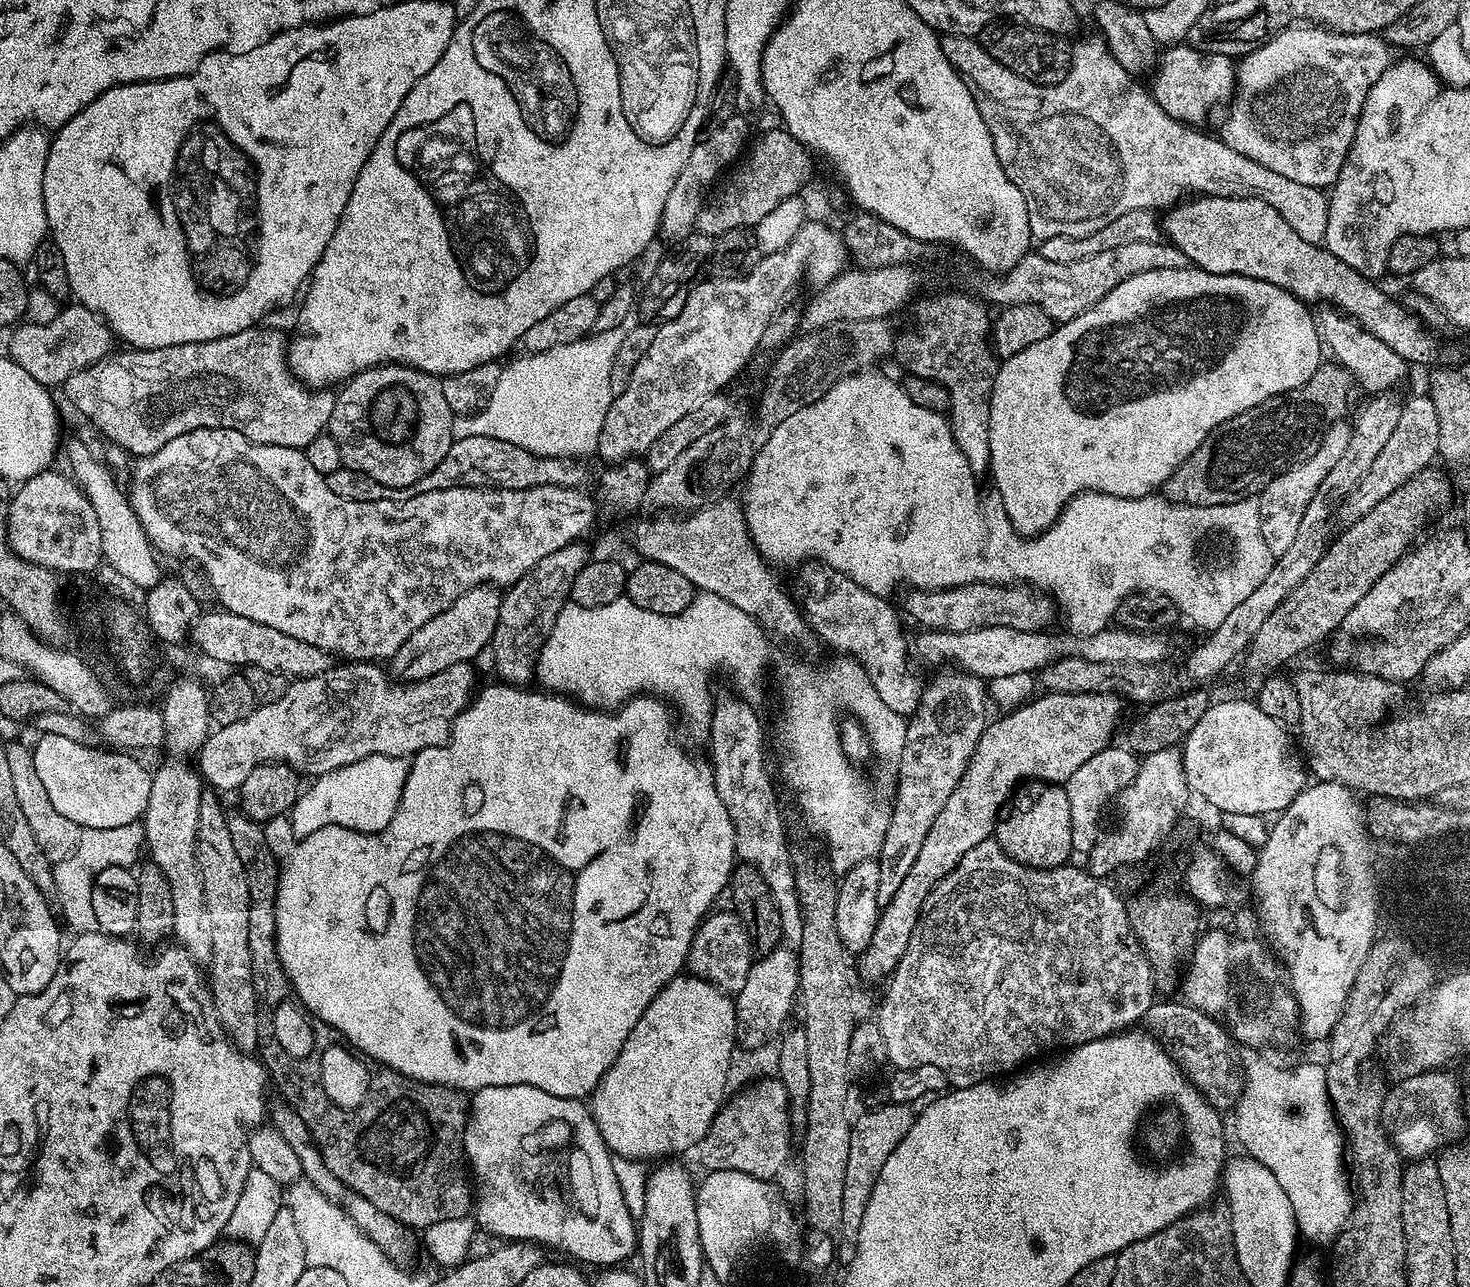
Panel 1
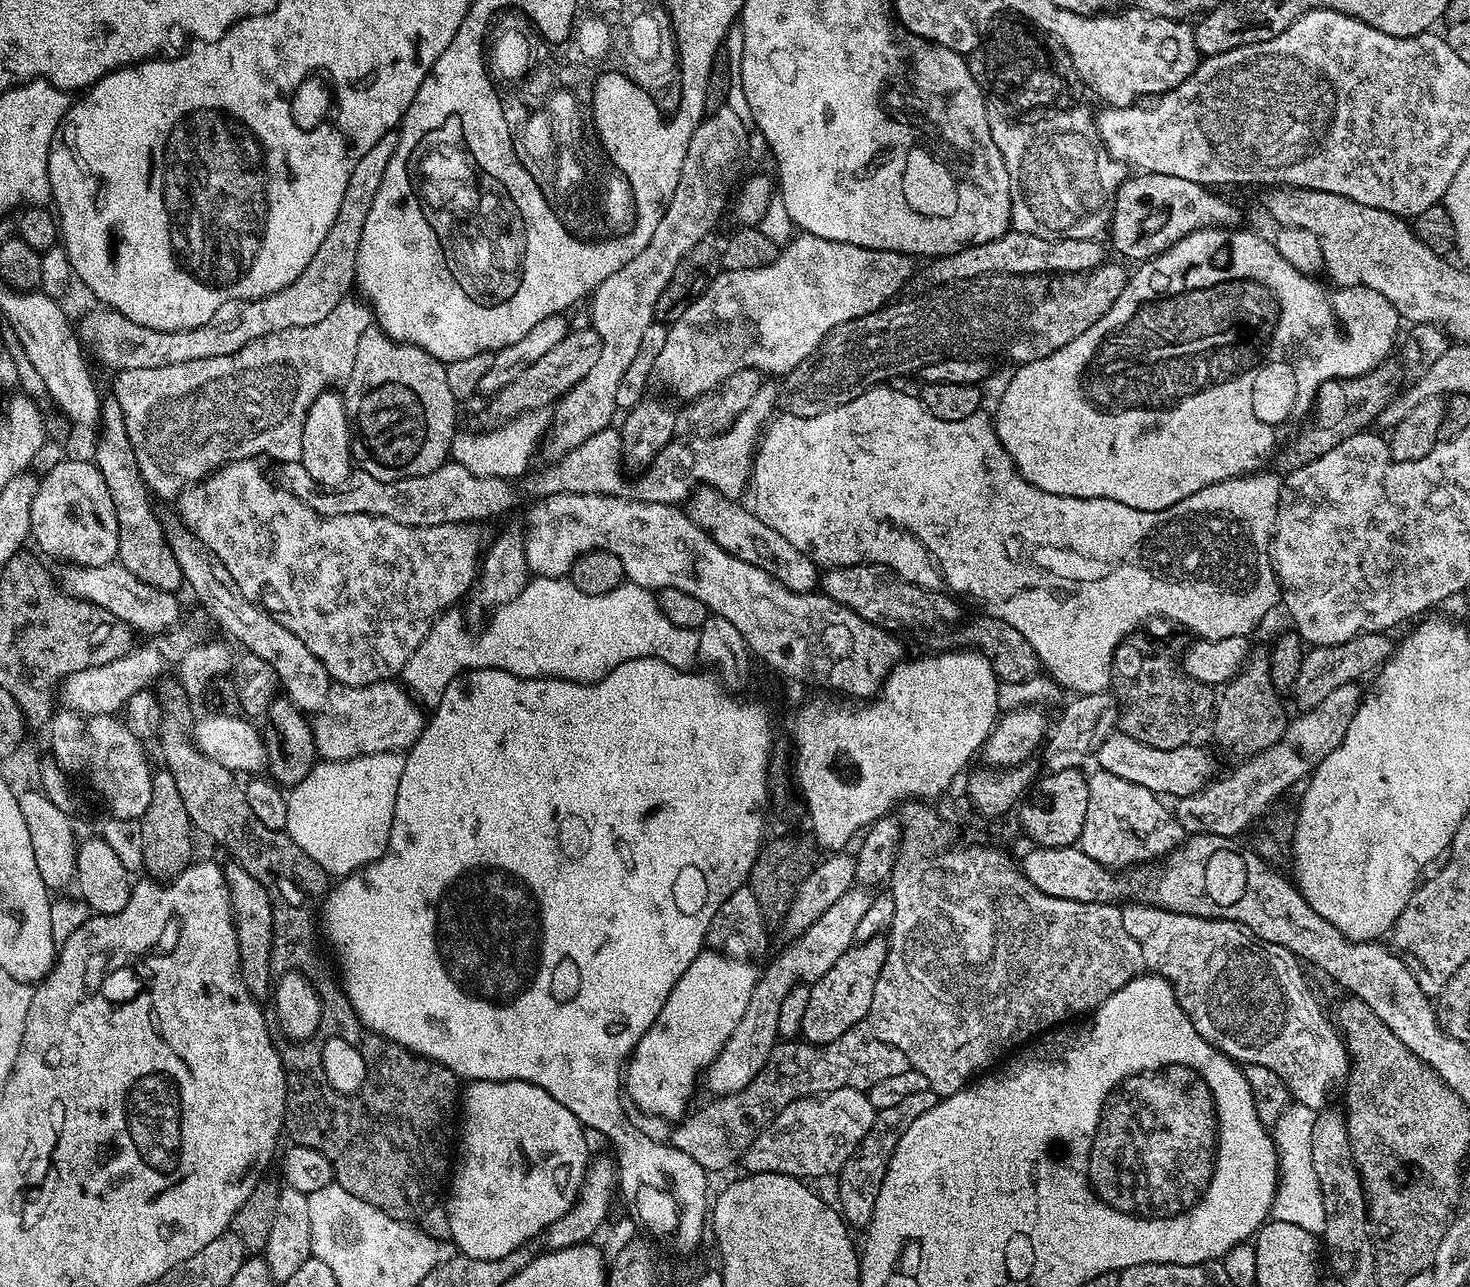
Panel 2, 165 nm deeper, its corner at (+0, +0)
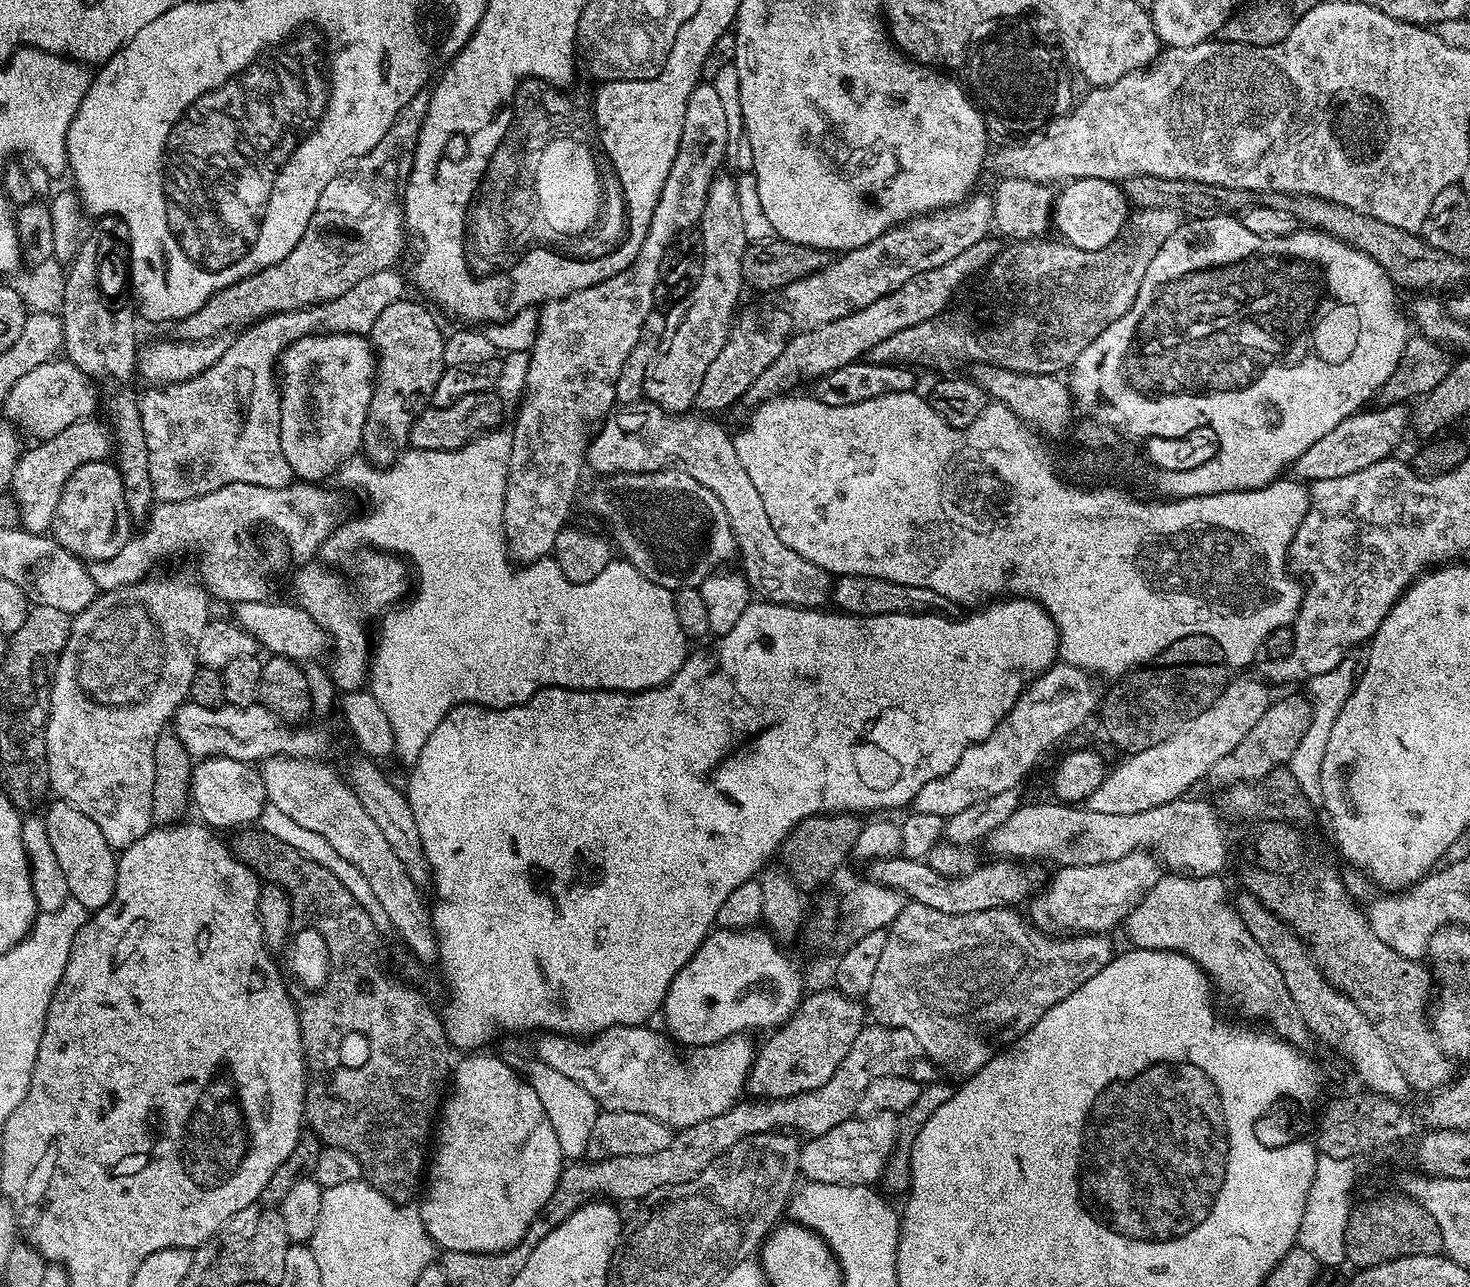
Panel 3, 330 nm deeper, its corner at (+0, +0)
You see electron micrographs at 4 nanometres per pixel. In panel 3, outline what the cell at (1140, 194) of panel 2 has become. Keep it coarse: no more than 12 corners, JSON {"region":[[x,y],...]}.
{"region":[[1069,180],[1052,224],[1078,250],[1120,236],[1130,203],[1119,183]]}

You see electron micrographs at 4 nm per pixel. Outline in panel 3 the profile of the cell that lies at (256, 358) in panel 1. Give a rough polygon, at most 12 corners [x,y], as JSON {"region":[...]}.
{"region":[[378,270],[247,325],[202,374],[139,402],[153,497],[293,483],[280,355],[368,336],[405,296]]}

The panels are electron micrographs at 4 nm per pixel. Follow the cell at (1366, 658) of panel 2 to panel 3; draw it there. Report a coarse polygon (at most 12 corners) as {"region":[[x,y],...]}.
{"region":[[1304,696],[1273,699],[1211,768],[1221,788],[1283,769],[1306,738]]}

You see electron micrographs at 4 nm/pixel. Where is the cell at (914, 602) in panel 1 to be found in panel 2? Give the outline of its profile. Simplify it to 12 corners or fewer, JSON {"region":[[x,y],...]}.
{"region":[[842,564],[824,595],[888,628],[952,626],[955,595],[887,564]]}

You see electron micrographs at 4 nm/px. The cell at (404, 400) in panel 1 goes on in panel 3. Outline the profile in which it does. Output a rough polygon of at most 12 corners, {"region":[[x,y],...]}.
{"region":[[411,298],[370,343],[376,378],[362,430],[371,464],[409,447],[446,367],[445,329]]}

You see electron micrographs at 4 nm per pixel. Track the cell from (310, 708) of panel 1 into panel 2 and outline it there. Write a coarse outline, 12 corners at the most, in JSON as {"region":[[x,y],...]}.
{"region":[[395,679],[333,687],[321,761],[407,750],[426,712]]}

